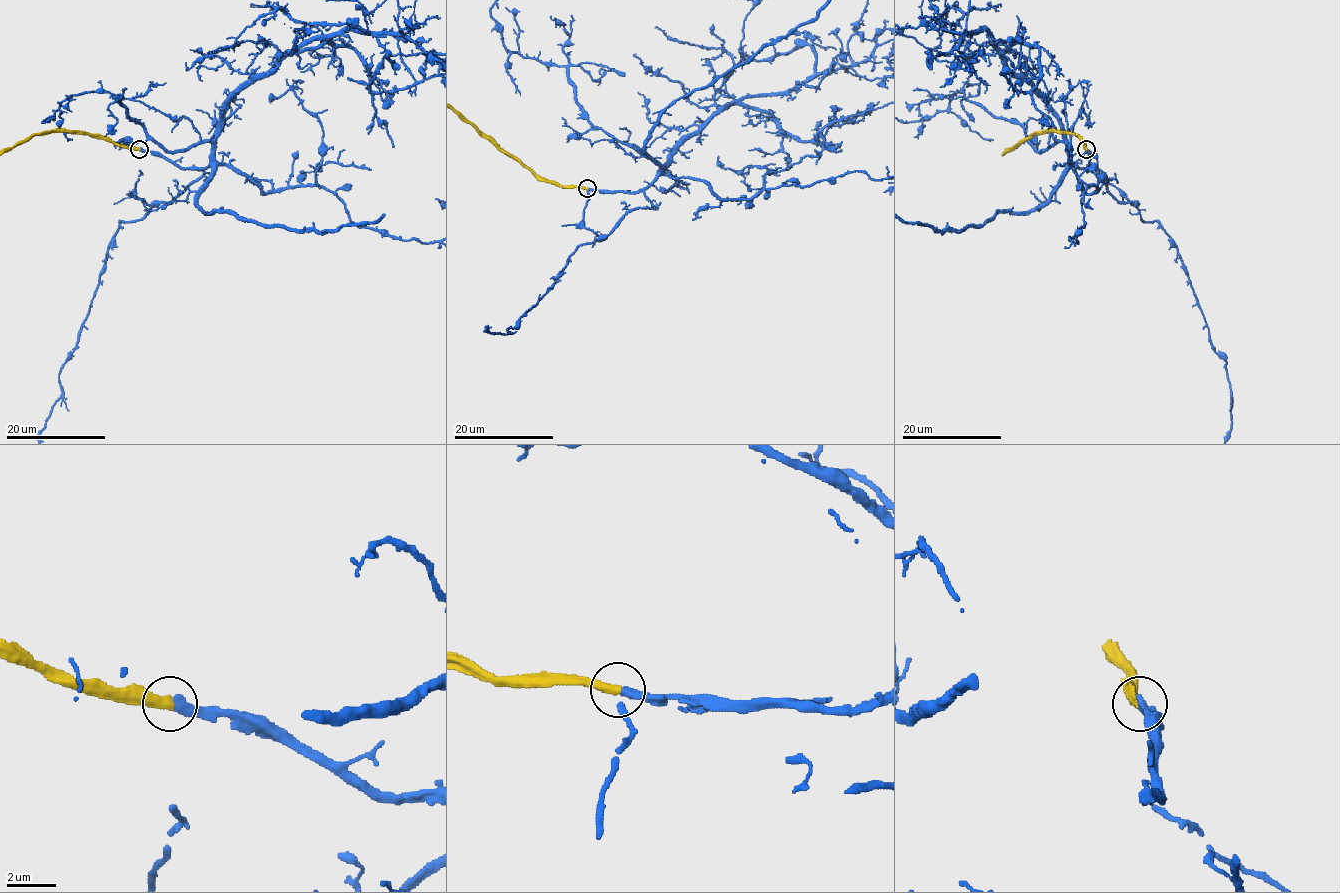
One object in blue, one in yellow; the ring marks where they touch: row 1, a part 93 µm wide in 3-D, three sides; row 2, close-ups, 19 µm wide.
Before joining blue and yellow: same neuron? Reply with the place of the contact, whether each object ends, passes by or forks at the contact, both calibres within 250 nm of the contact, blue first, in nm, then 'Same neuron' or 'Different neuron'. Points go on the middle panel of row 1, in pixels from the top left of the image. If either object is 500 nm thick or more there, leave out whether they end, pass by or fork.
Place: (587, 188). At the ring blue ends. At the ring yellow ends. Thickness 400 nm (blue) against 440 nm. Same neuron

